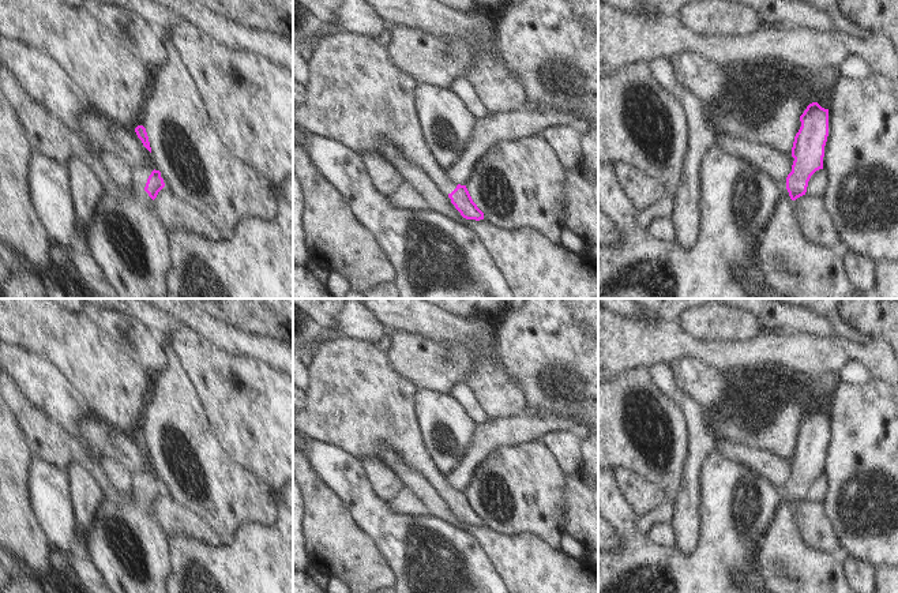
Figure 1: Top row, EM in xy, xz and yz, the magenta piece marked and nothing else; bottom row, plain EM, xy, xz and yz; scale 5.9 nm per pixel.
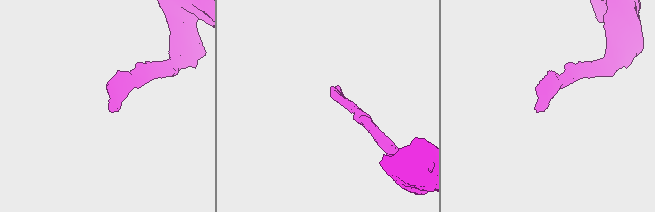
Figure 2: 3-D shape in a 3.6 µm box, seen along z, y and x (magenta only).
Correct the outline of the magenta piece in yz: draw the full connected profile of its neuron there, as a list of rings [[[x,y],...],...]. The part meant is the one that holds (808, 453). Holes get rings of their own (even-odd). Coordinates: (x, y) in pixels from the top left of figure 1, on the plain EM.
[[[818,408],[800,421],[792,476],[749,548],[749,571],[767,593],[853,593],[843,575],[843,555],[815,548],[799,532],[793,507],[805,500],[811,481],[823,474],[829,414]]]

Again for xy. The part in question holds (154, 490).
[[[135,473],[134,488],[127,502],[106,500],[87,532],[86,555],[94,560],[114,593],[170,593],[170,537],[154,511],[154,504],[164,492],[159,476]]]

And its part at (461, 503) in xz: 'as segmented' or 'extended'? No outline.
extended

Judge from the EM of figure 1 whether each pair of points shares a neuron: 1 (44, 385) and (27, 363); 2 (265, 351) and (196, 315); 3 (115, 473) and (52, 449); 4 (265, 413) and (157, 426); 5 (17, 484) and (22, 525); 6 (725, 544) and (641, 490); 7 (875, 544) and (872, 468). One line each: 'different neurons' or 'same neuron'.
1: same neuron
2: same neuron
3: different neurons
4: different neurons
5: same neuron
6: different neurons
7: same neuron

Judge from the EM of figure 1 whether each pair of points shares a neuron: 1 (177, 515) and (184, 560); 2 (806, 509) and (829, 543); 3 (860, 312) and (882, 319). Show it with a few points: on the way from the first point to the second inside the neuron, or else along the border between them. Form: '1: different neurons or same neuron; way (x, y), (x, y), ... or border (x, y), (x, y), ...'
1: different neurons; border (169, 532), (188, 535), (210, 545)
2: same neuron; way (810, 517), (822, 535)
3: same neuron; way (865, 312), (876, 314)

